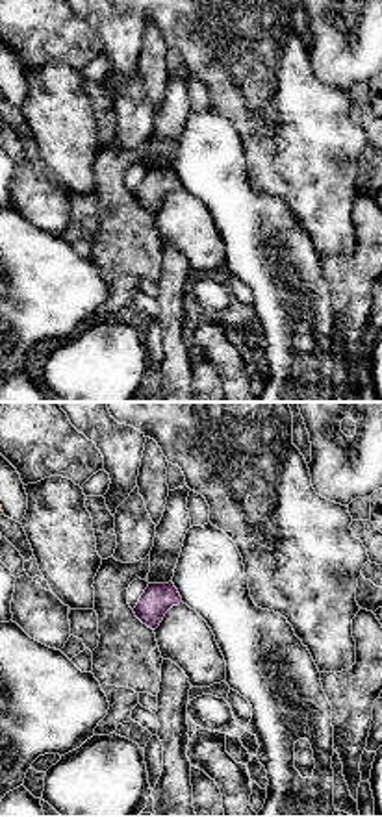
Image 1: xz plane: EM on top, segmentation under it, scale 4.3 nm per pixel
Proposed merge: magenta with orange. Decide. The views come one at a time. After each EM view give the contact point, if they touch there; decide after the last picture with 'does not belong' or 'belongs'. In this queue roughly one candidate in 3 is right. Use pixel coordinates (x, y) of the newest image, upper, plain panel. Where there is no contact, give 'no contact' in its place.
no contact

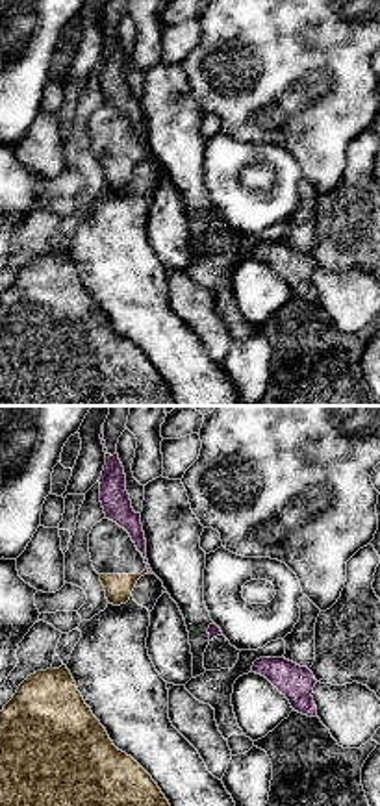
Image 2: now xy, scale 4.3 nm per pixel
meets magenta at (147, 152)

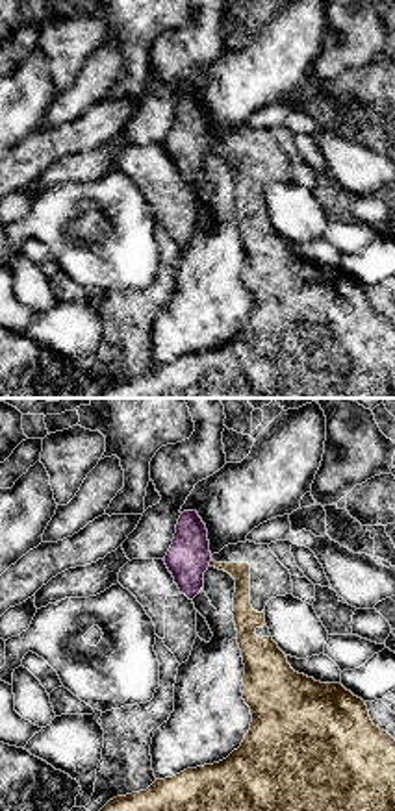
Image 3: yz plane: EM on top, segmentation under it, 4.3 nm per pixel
meets magenta at (208, 149)

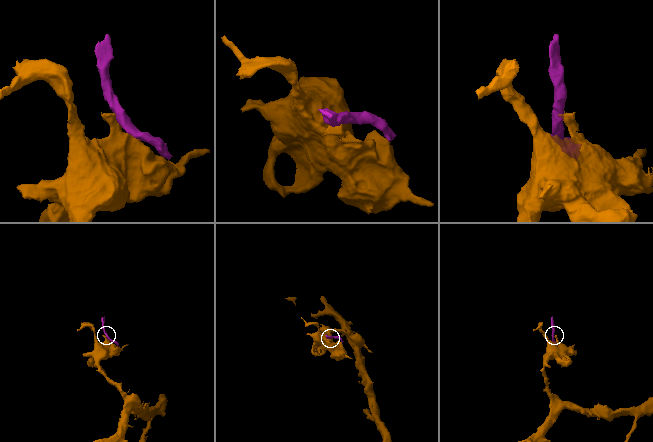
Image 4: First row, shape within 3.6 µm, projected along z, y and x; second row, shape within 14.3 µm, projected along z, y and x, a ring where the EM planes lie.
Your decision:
does not belong

